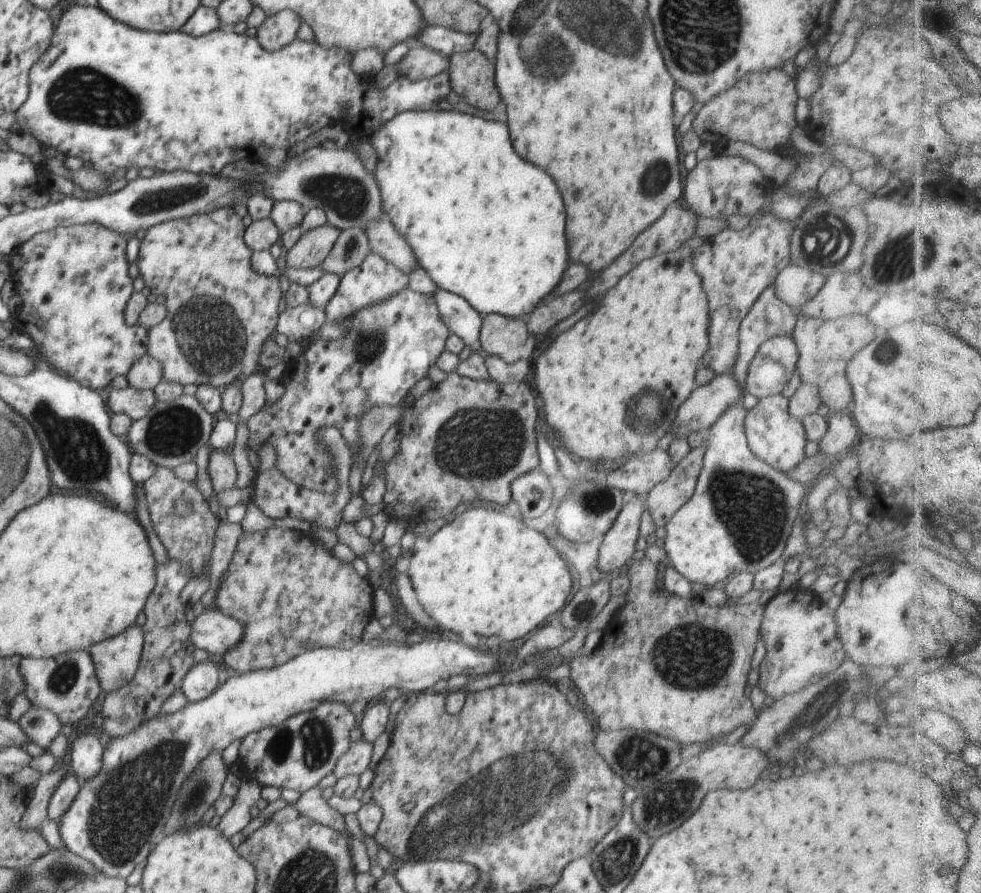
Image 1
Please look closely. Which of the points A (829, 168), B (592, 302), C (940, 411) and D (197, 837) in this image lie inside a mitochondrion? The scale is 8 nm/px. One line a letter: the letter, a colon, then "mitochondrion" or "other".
A: other
B: other
C: other
D: mitochondrion

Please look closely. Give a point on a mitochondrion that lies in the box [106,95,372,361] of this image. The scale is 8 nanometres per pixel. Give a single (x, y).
(165, 200)

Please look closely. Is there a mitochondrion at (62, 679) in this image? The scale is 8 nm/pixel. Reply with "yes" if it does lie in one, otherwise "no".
yes

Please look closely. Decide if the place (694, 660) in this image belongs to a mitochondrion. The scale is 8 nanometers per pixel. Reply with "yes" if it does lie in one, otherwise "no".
yes

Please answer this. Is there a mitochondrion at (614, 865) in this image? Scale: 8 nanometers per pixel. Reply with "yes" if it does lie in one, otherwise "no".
yes

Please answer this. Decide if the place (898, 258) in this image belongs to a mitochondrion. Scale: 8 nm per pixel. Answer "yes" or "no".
yes

